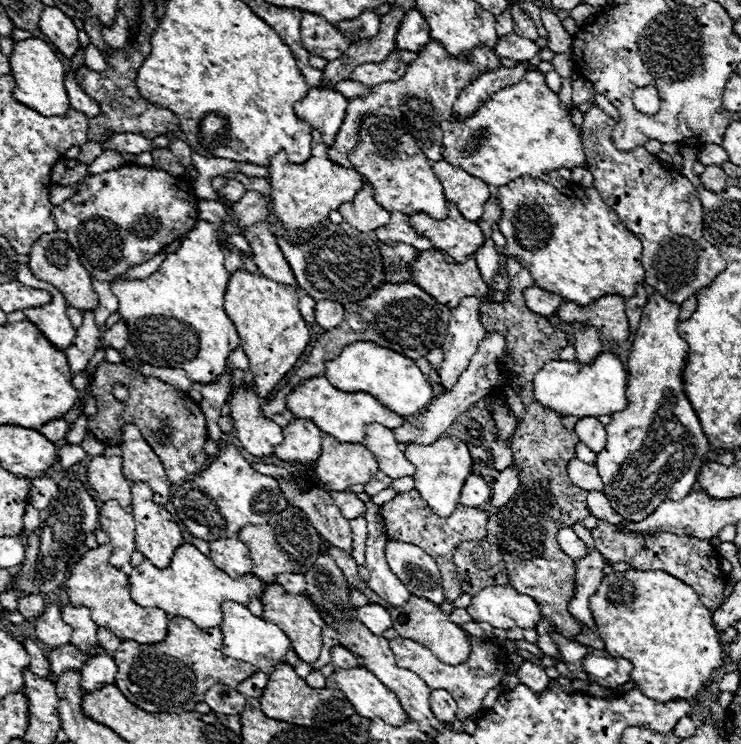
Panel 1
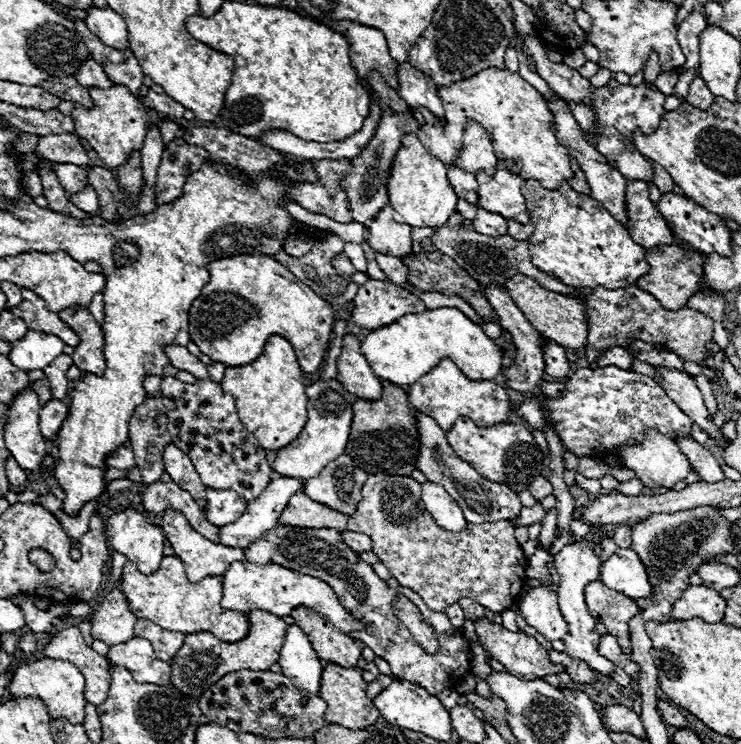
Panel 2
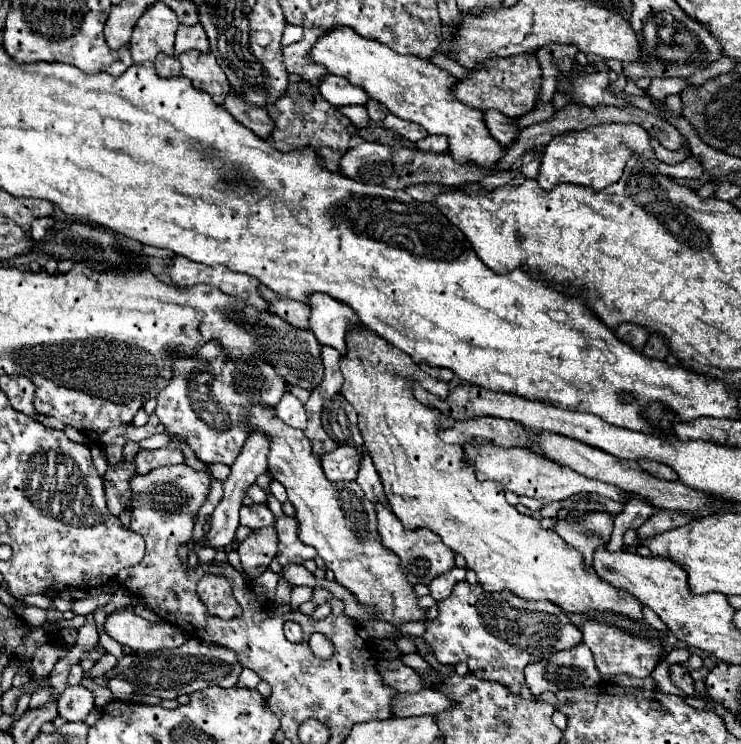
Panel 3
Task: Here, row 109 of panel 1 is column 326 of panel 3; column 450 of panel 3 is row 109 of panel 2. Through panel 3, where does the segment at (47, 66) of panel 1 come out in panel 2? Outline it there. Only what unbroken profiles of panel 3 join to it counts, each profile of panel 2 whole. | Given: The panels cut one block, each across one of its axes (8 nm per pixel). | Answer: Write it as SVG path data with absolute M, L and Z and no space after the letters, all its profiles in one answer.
M112 86L112 88L88 88L94 108L84 108L80 104L74 104L72 120L76 126L78 136L90 142L98 158L108 166L120 166L124 164L134 150L140 150L144 146L144 138L148 134L150 126L158 126L158 122L164 118L160 112L144 106L126 86Z

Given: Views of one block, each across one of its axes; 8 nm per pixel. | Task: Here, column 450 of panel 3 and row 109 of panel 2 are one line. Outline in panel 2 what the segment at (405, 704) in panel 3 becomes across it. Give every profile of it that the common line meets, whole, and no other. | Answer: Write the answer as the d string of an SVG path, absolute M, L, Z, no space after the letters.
M694 78L692 84L690 84L690 90L688 90L688 96L686 96L686 102L692 104L694 108L700 108L700 110L708 110L710 104L714 100L714 94L708 90L706 82L702 78Z

